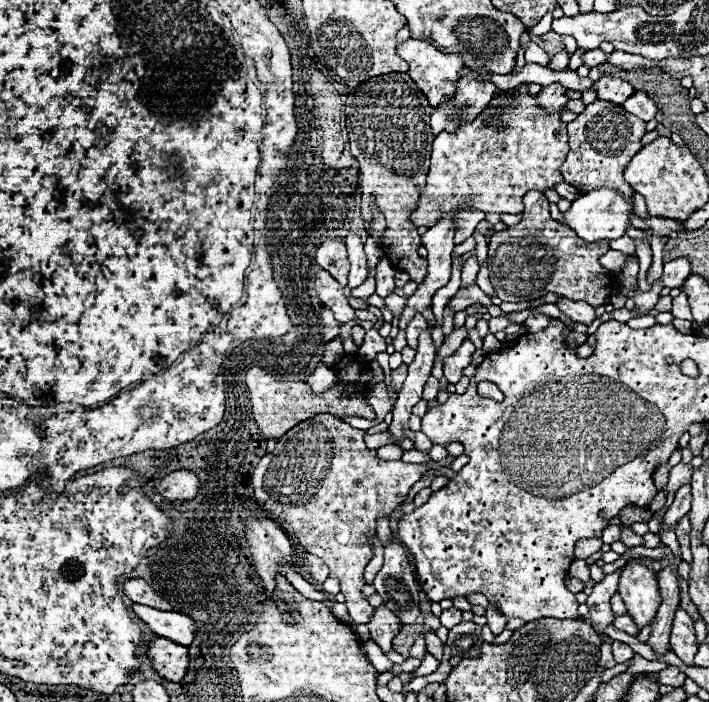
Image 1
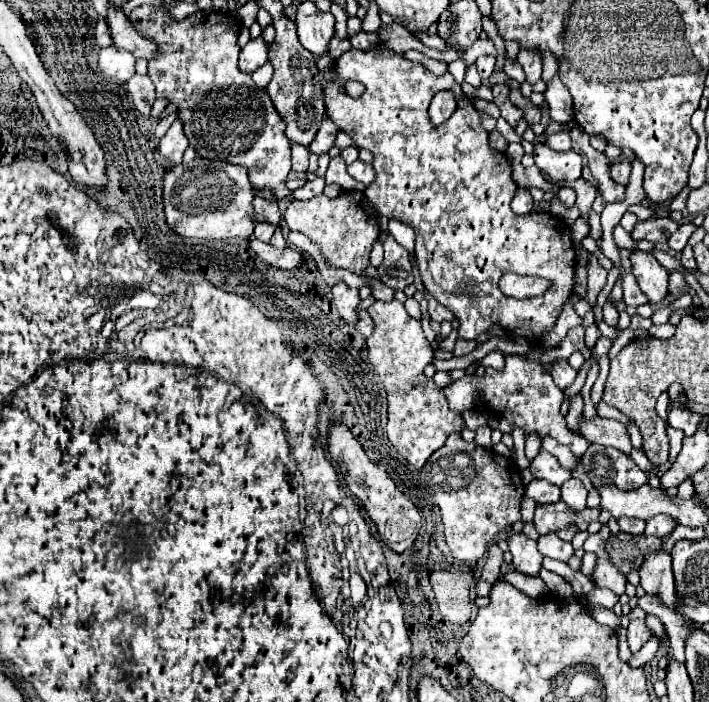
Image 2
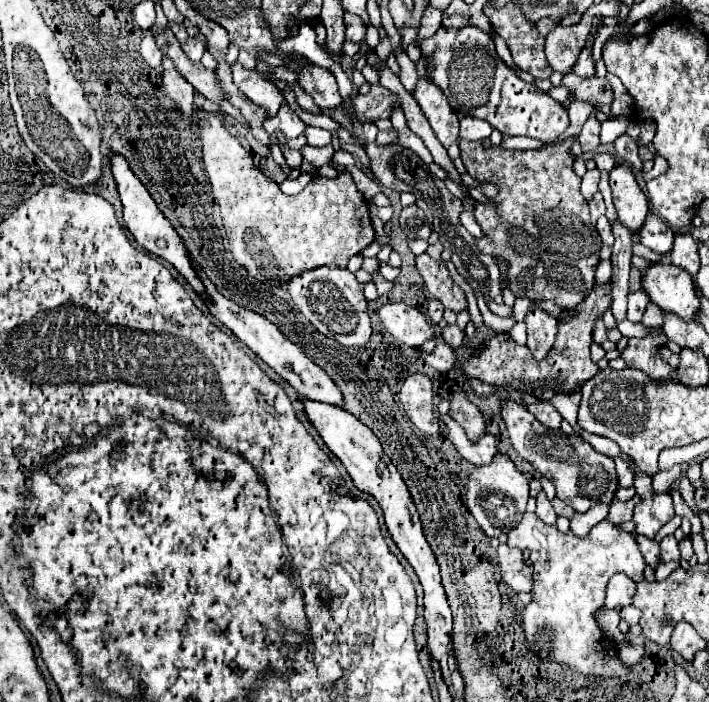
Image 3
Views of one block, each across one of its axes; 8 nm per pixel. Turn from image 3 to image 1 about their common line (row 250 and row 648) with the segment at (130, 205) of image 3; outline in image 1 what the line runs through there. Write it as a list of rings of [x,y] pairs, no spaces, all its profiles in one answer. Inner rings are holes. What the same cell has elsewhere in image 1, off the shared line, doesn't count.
[[[156,638],[150,642],[148,658],[152,660],[156,672],[170,682],[180,682],[188,672],[188,648],[168,638]]]

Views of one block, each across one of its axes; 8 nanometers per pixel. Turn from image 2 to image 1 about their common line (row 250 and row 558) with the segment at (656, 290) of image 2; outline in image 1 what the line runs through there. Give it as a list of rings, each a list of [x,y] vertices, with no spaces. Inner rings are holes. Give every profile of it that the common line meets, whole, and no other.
[[[642,558],[630,560],[622,570],[618,592],[638,628],[652,622],[656,608],[660,606],[660,590],[656,572],[650,564],[642,564]]]

